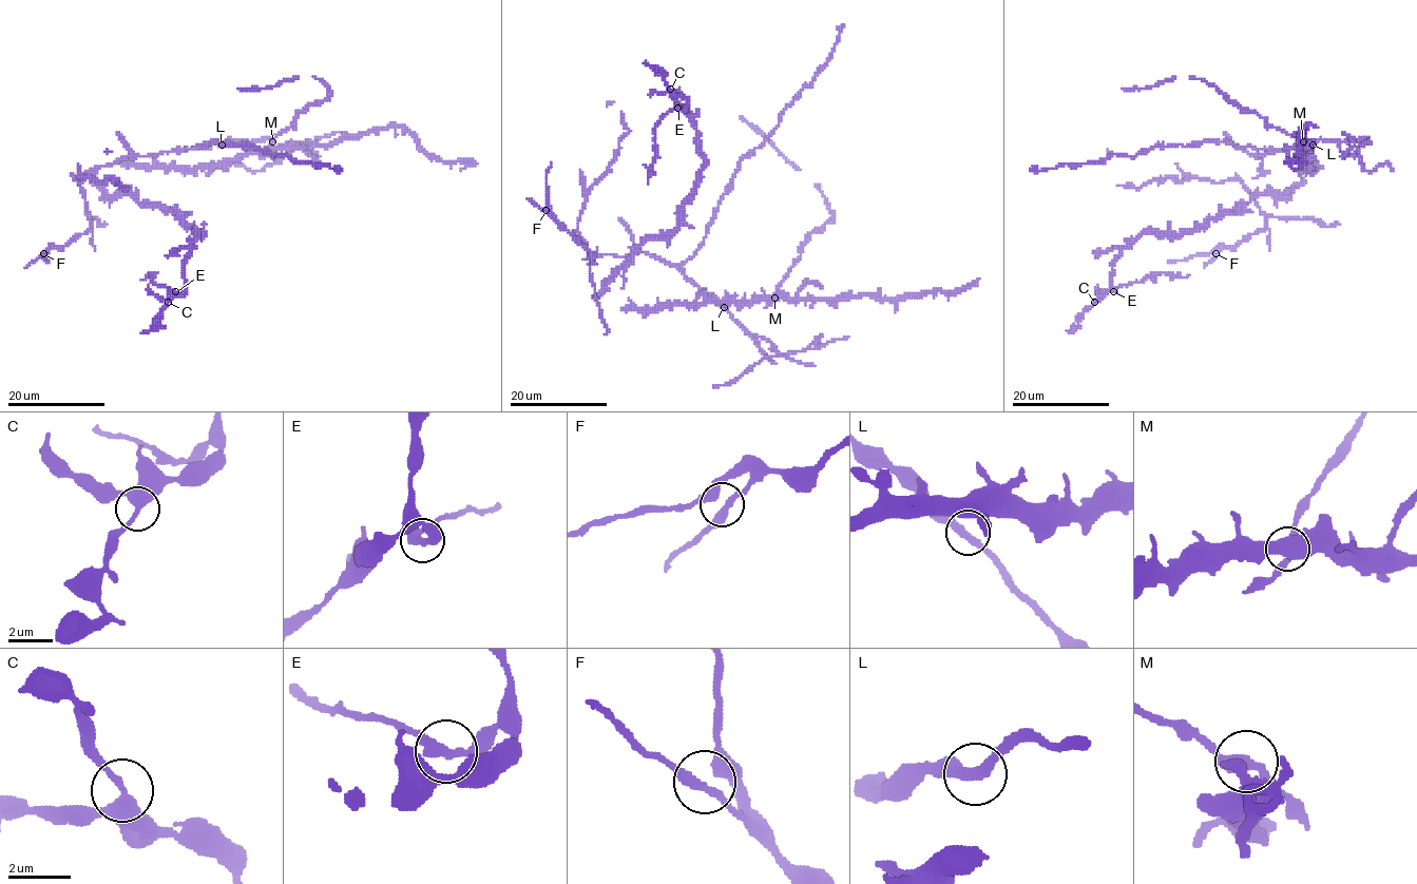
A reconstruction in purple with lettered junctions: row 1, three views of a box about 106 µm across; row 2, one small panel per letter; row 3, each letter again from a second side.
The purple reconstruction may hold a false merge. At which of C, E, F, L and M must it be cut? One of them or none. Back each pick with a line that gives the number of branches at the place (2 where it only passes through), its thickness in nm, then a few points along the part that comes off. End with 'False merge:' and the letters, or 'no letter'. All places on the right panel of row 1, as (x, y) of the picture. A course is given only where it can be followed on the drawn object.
E: 2 branches meet; 360 nm thick; foreign part runs (1114, 291), (1132, 282), (1160, 274), (1189, 274)
False merge: E

